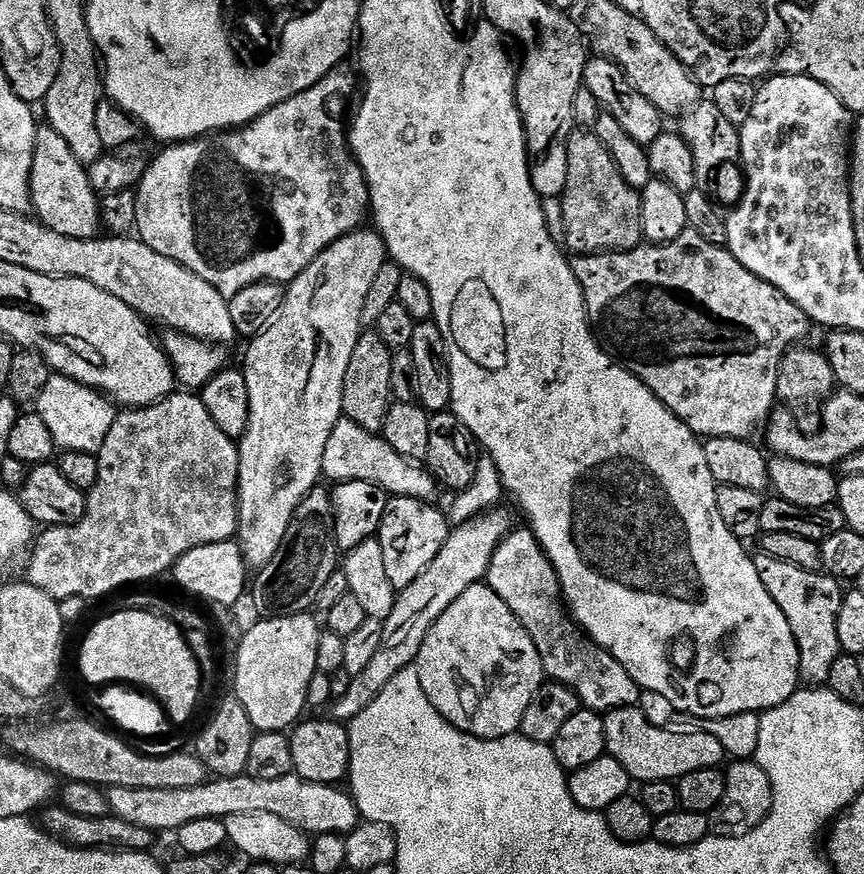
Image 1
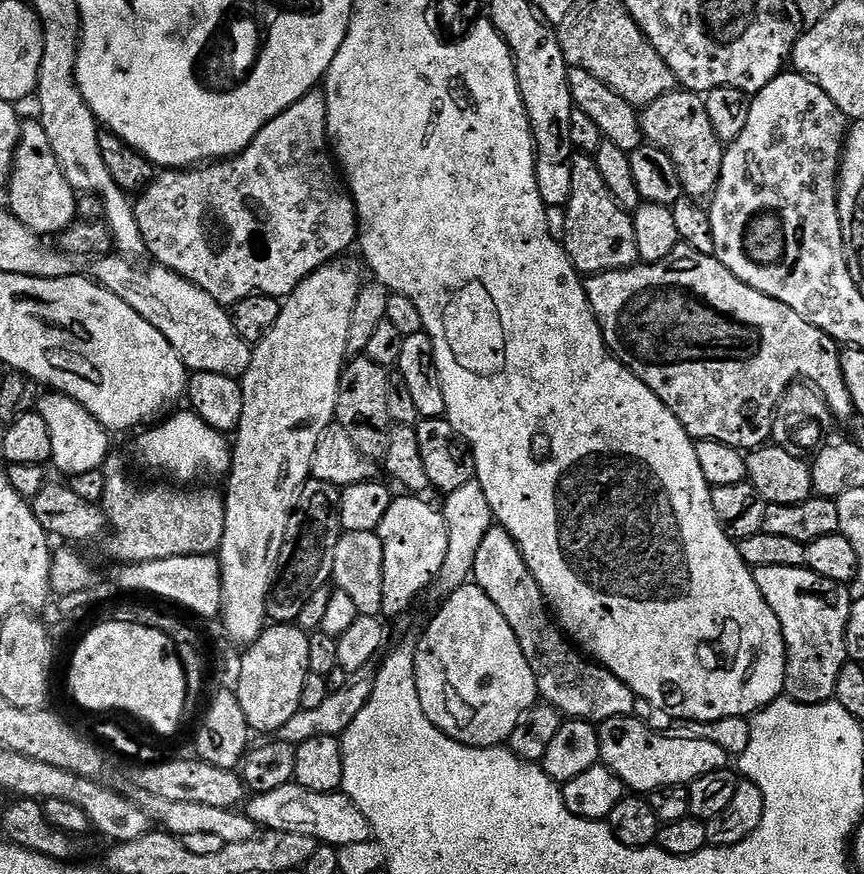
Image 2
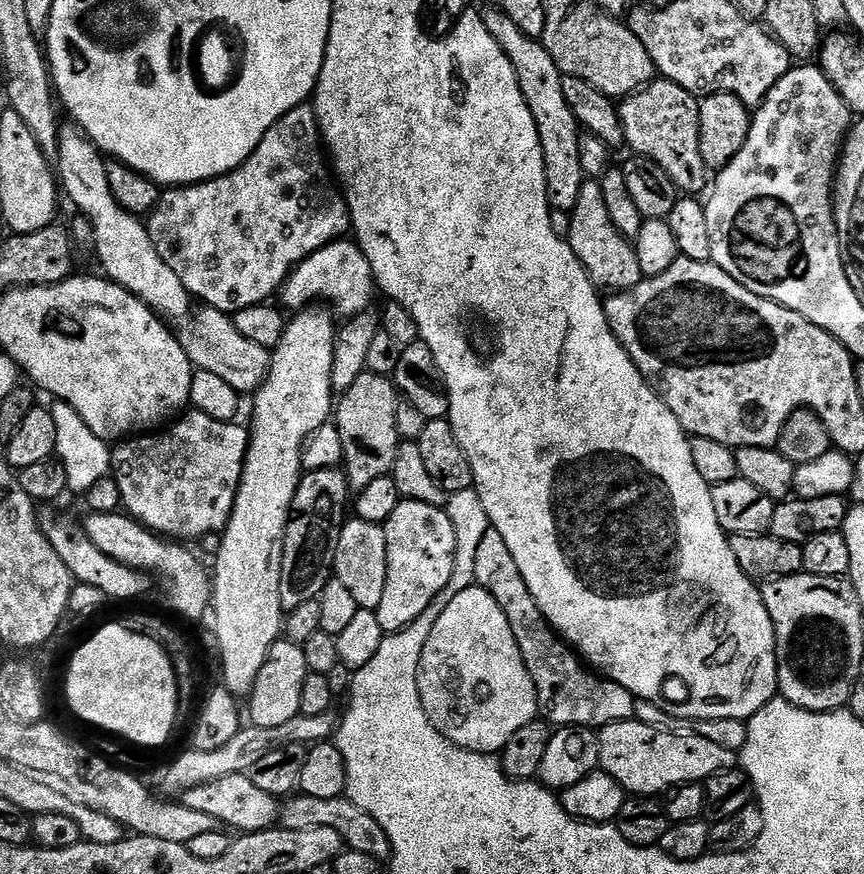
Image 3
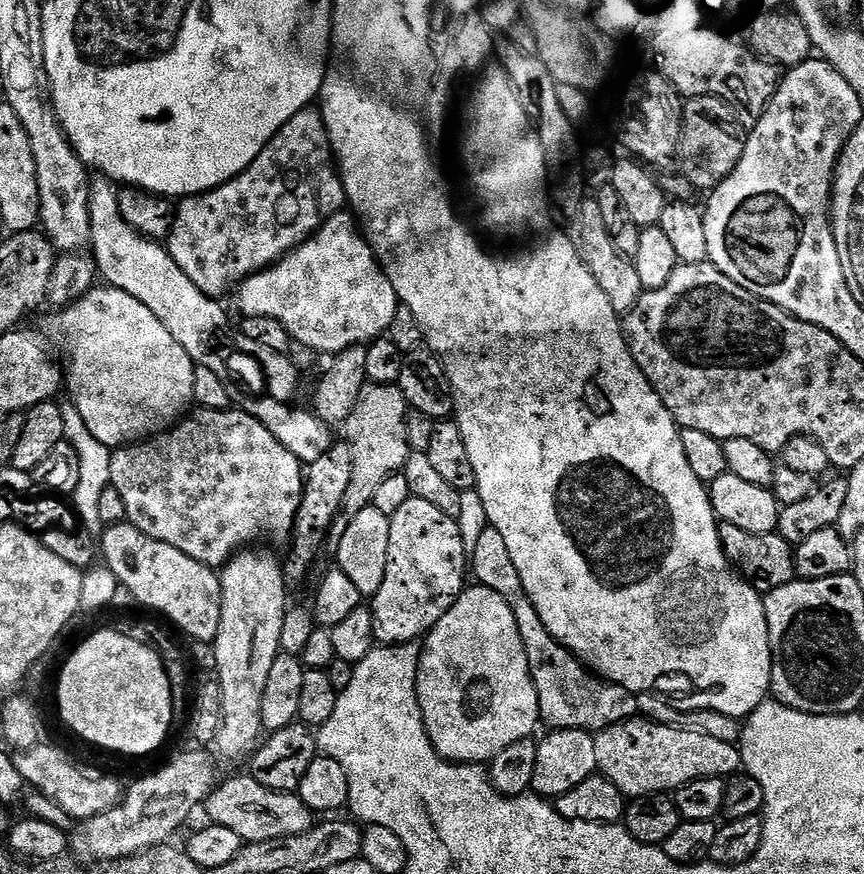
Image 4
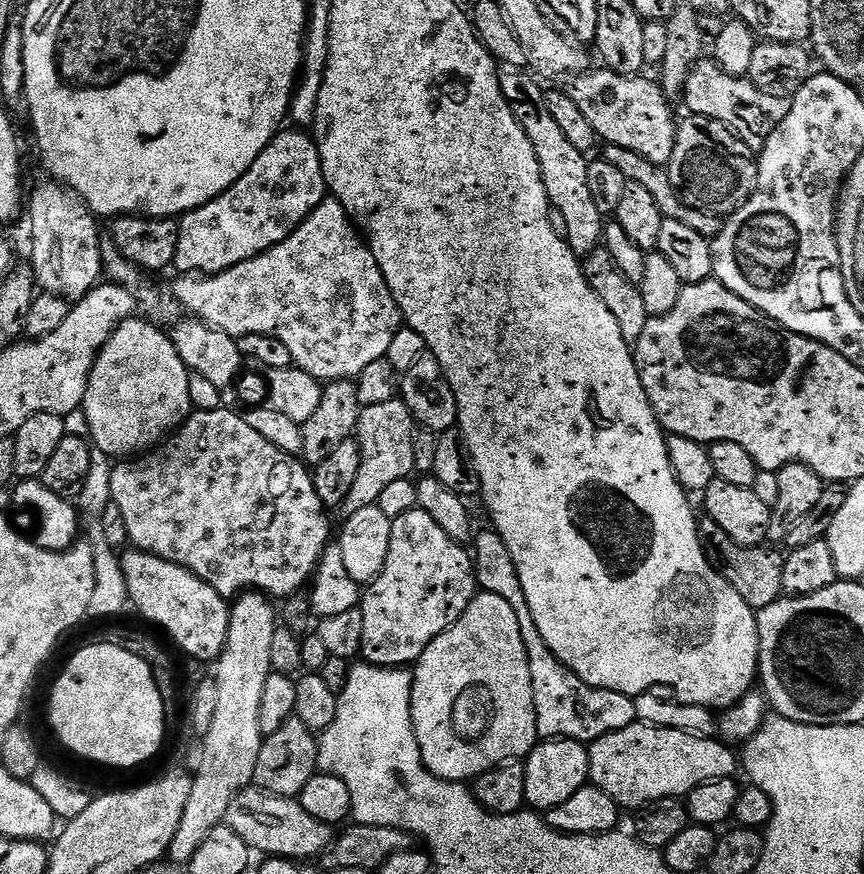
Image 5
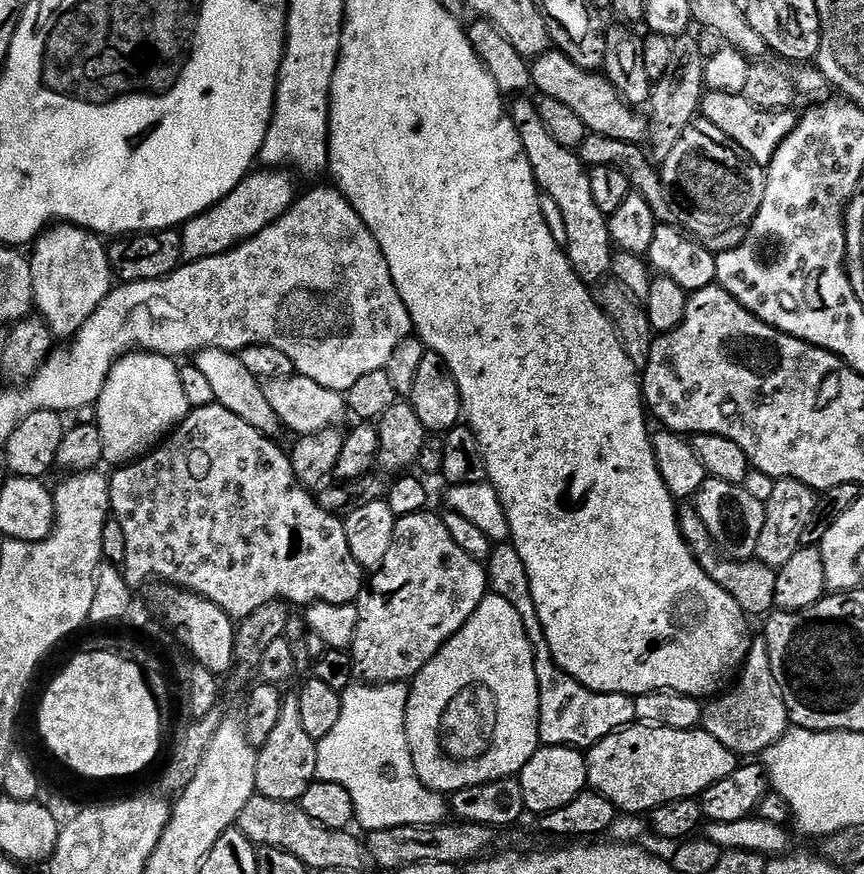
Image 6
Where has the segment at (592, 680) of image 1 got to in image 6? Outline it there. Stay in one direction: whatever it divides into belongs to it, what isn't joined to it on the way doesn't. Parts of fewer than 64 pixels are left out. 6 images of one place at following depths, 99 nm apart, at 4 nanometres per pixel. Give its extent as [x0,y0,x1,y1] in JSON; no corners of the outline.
[486,542,636,750]

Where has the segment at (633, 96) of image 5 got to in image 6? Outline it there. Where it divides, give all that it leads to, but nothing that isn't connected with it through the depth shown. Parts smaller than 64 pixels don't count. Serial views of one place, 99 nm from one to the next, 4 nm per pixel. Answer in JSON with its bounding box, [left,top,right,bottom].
[531,50,650,145]

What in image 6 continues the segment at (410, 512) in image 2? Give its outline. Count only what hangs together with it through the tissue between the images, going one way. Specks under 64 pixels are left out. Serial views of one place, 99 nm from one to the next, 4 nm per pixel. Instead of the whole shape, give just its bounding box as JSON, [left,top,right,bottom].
[351,511,489,684]

